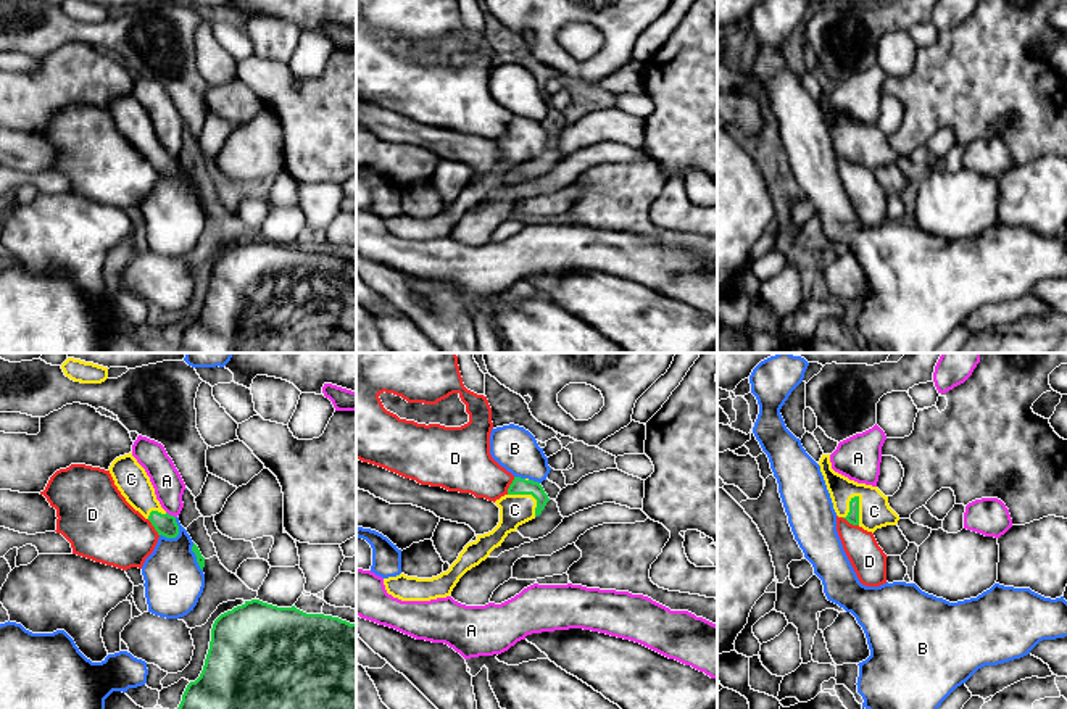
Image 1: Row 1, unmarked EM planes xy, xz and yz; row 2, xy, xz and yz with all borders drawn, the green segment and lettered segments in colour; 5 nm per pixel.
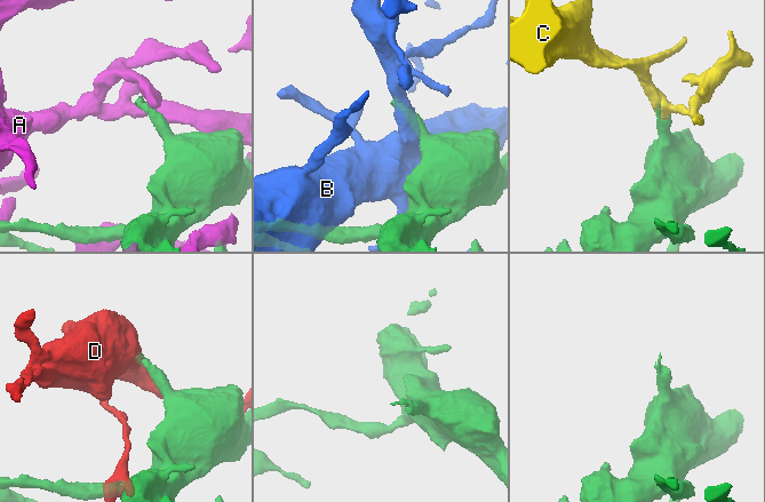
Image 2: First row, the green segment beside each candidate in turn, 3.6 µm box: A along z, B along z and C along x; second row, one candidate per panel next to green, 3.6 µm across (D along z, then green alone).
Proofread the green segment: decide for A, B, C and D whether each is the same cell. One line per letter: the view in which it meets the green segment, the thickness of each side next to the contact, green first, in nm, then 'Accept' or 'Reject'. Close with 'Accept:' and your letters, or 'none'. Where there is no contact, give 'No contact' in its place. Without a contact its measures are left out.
A: Touches green in xy. Thickness 110 nm (green) against 150 nm. Reject
B: Touches green in xy. Thickness 110 nm (green) against 280 nm. Reject
C: Touches green in yz. Thickness 60 nm (green) against 160 nm. Accept
D: Touches green in xz. Thickness 80 nm (green) against 280 nm. Reject
Accept: C

